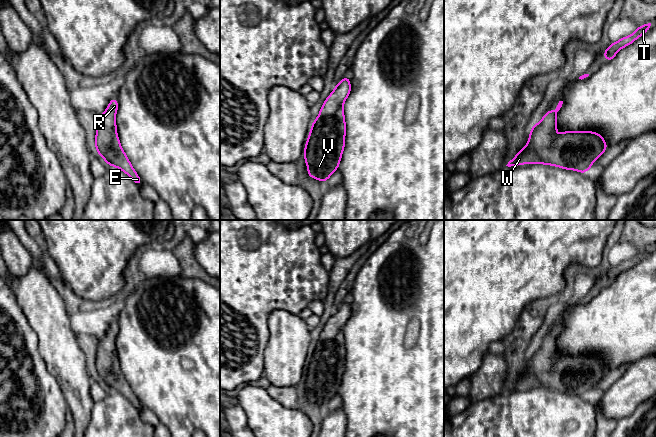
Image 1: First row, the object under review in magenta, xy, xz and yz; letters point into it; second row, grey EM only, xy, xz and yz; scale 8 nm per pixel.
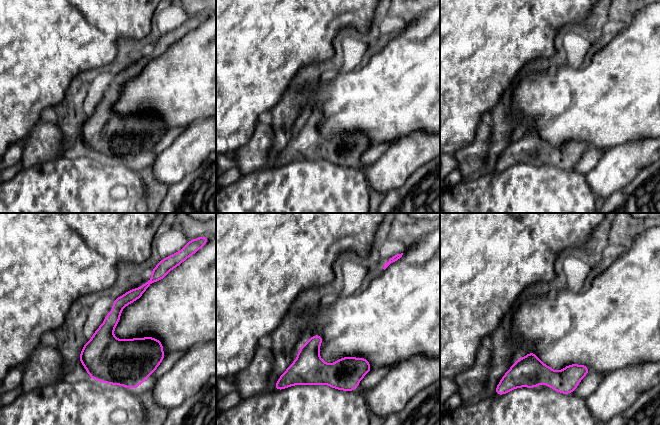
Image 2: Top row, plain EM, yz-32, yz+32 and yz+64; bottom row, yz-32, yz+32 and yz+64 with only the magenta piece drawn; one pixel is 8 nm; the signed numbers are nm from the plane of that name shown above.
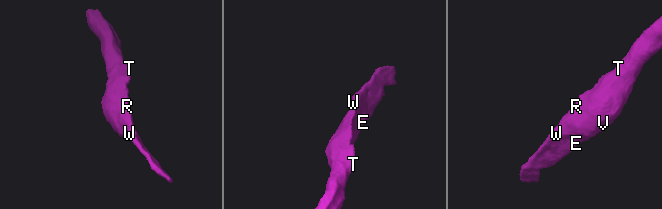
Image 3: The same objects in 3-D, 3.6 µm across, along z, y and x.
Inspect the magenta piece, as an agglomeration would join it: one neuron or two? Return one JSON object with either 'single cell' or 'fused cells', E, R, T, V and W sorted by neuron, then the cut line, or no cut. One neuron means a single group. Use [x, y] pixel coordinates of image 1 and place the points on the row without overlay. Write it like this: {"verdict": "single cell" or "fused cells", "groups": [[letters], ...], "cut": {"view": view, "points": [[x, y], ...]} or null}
{"verdict": "single cell", "groups": [["E", "R", "T", "V", "W"]], "cut": null}

